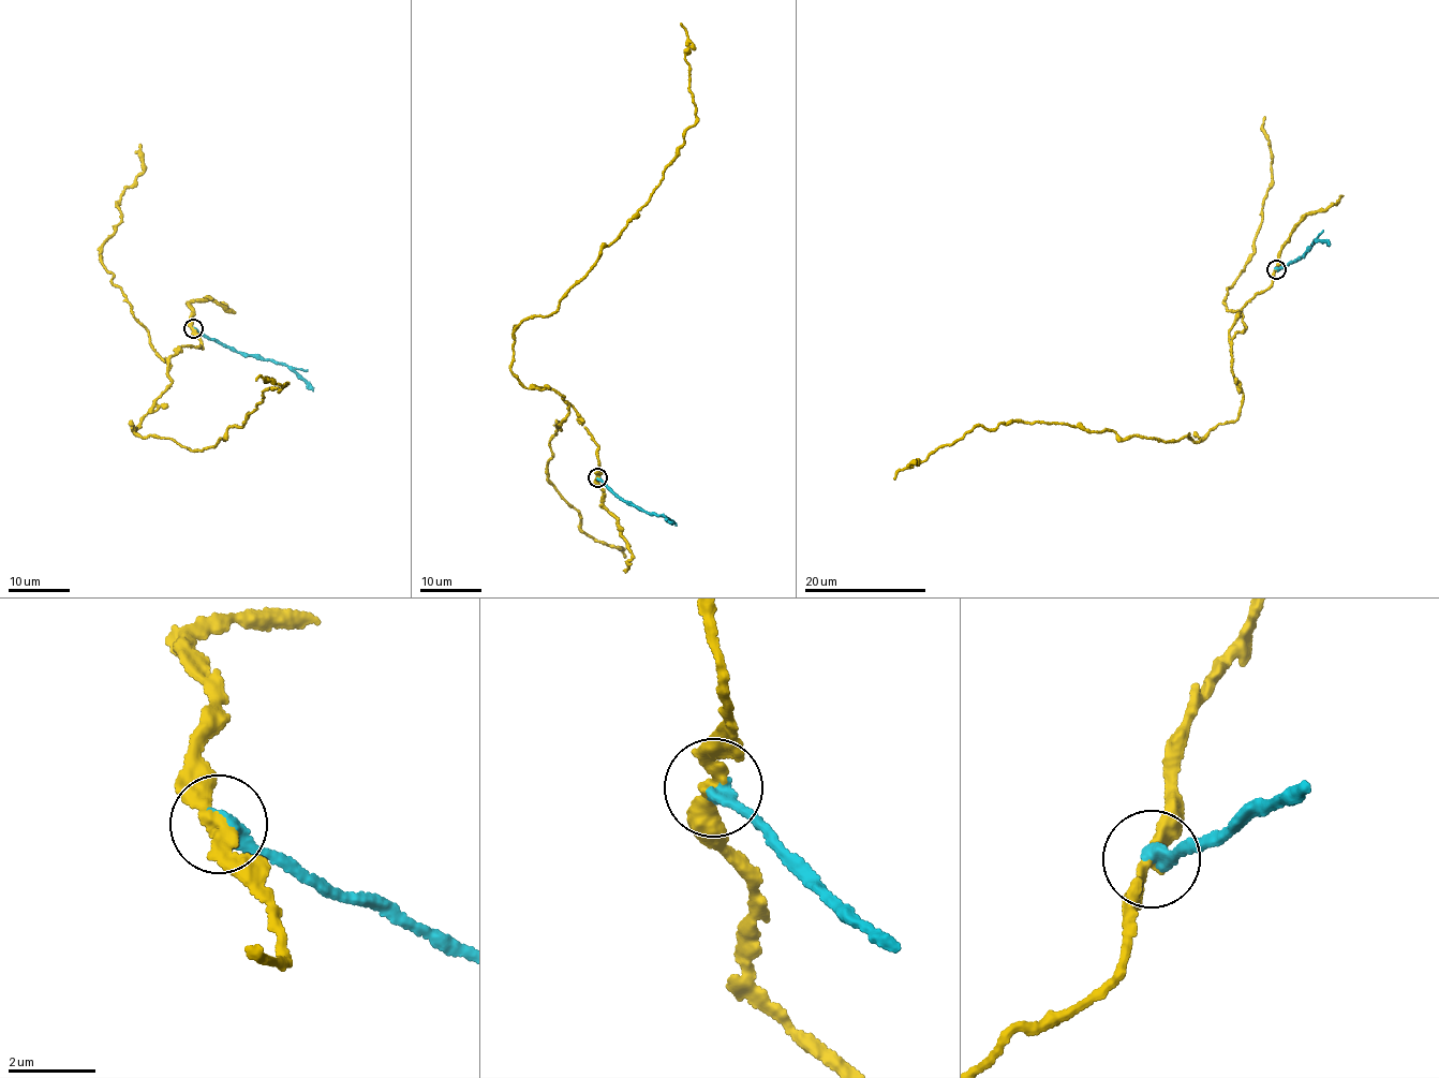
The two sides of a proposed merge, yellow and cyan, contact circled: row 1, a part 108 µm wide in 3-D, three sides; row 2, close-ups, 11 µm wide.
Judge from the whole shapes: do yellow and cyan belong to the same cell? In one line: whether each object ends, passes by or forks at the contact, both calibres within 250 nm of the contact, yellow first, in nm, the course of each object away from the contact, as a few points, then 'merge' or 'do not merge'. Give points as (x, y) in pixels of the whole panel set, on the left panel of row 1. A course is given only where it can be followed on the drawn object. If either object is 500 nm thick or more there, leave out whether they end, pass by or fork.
yellow passes by; cyan ends there; 280 nm thick on the yellow side, 400 nm on the other; yellow runs (192, 329), (201, 348), (169, 357), (169, 385), (133, 432), (203, 451), (286, 383), (255, 380); cyan runs (192, 327), (238, 351), (284, 363), (313, 390); do not merge

